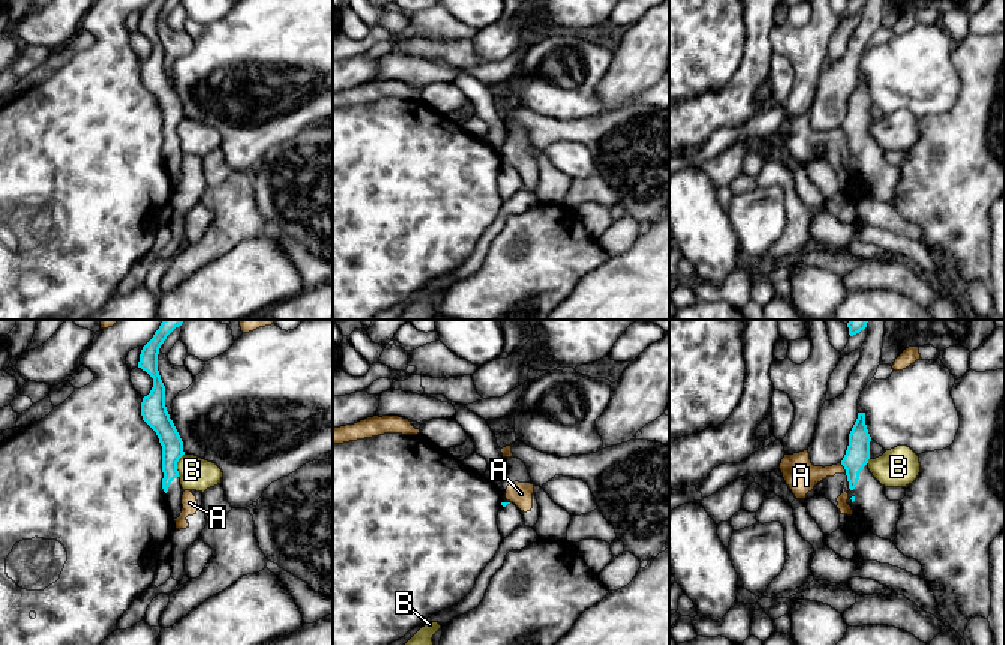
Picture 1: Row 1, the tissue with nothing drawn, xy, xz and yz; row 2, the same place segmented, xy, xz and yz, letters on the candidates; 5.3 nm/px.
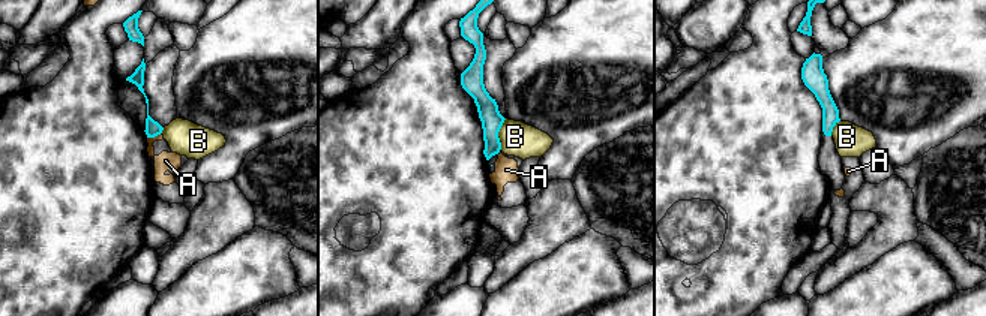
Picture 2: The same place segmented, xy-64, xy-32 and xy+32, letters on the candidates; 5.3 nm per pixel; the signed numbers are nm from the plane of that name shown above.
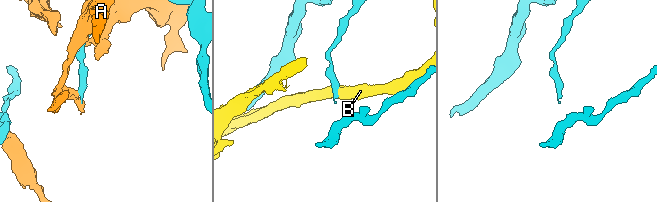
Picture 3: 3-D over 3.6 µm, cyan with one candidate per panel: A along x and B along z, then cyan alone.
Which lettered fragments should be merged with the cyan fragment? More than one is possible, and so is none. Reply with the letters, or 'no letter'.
no letter

